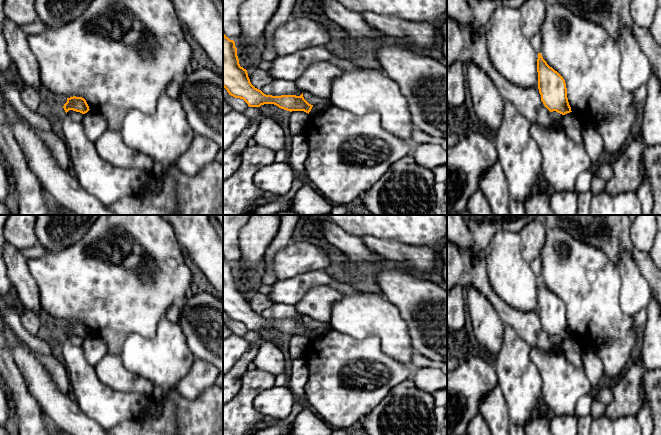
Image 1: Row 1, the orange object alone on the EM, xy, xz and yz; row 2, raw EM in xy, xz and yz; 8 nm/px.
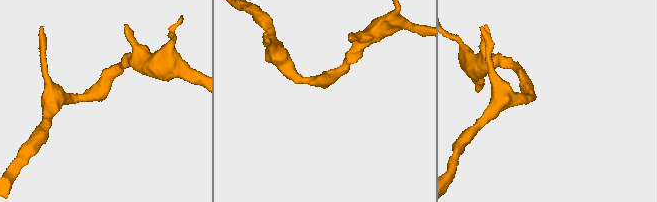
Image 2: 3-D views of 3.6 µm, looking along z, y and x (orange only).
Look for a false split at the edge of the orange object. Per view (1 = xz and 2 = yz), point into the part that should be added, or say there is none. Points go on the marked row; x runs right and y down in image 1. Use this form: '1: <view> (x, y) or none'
1: none
2: none

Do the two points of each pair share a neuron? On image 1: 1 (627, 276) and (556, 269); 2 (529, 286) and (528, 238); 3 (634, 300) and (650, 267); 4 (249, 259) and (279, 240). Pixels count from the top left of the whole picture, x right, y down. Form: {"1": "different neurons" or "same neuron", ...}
{"1": "different neurons", "2": "different neurons", "3": "different neurons", "4": "different neurons"}

